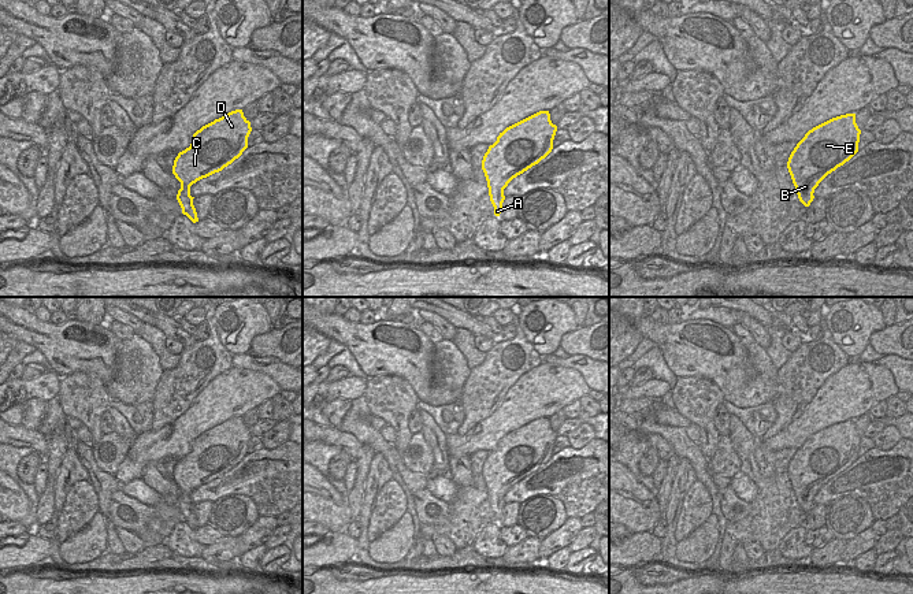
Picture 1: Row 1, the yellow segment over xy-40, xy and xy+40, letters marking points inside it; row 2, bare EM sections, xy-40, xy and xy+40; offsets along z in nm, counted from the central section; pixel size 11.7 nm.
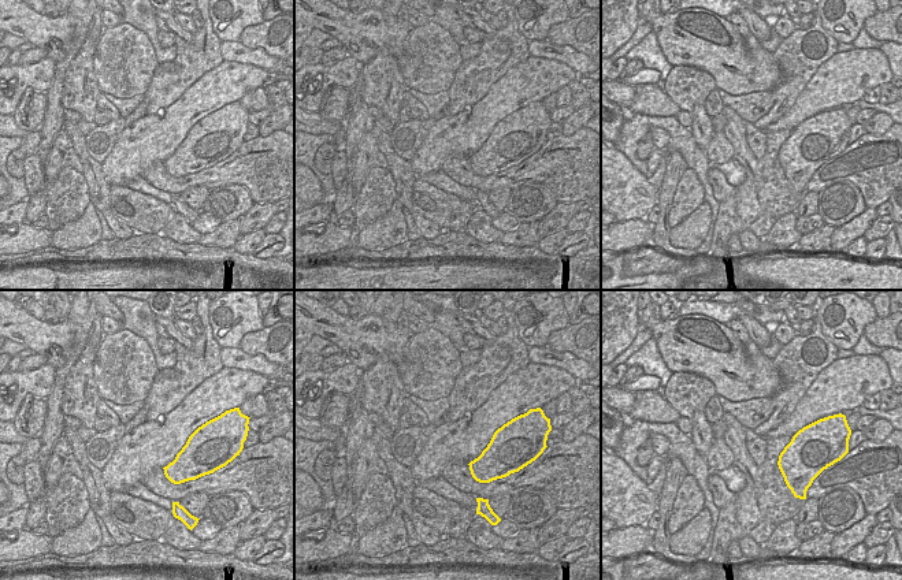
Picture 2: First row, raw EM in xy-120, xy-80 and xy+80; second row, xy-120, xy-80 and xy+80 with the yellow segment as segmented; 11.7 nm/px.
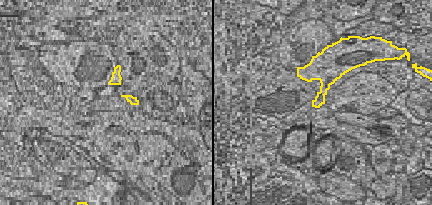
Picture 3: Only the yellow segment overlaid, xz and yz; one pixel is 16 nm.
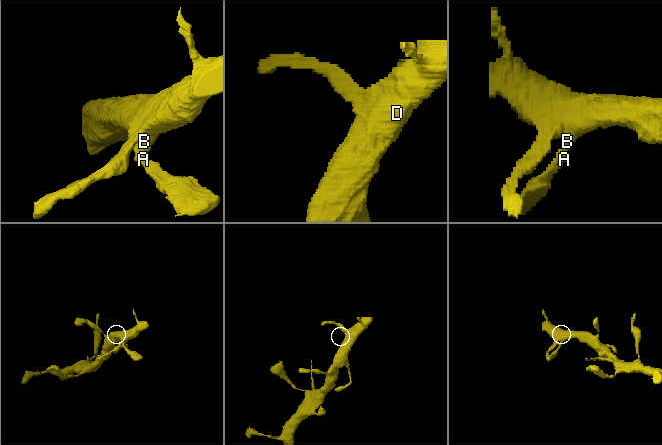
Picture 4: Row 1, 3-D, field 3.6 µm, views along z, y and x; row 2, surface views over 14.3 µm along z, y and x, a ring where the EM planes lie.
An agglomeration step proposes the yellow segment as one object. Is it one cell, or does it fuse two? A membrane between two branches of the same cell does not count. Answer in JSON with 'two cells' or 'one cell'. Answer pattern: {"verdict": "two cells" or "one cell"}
{"verdict": "one cell"}

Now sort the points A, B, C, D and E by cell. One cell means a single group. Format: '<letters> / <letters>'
A B C D E

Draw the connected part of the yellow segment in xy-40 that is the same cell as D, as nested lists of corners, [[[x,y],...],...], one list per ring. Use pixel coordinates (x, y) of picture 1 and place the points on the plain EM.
[[[242,416],[231,417],[197,437],[190,453],[175,464],[172,480],[181,489],[177,506],[182,520],[193,530],[198,528],[198,524],[190,493],[238,465],[248,454],[250,438],[250,428],[244,423]]]

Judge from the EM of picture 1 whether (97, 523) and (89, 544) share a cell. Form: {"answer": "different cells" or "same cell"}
{"answer": "same cell"}

